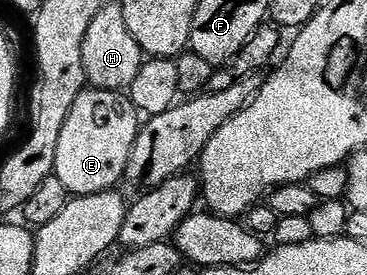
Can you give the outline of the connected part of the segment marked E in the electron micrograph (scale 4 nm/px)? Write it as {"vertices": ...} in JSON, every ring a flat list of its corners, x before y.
{"vertices":[[84,89,65,117,53,174,65,185,68,196,92,195,118,188,141,130,141,113,121,91]]}

